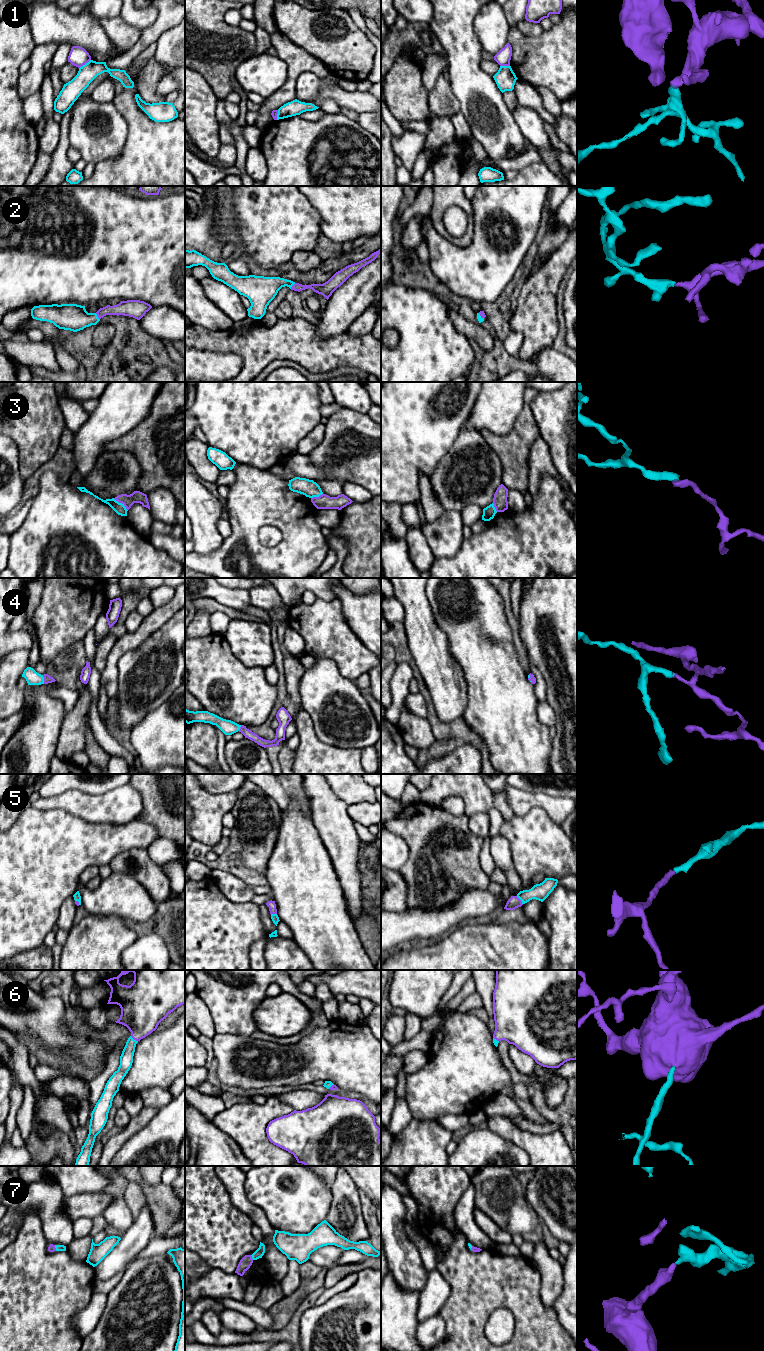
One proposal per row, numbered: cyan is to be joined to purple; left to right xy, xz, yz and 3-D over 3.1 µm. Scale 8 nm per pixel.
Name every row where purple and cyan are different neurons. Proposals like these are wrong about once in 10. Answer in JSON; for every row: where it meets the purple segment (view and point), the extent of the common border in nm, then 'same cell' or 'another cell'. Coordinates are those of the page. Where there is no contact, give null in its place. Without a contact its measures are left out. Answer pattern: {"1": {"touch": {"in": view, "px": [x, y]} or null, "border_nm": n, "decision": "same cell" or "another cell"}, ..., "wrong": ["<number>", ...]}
{"1": {"touch": {"in": "xy", "px": [84, 64]}, "border_nm": 120, "decision": "another cell"}, "2": {"touch": {"in": "xy", "px": [97, 315]}, "border_nm": 70, "decision": "same cell"}, "3": {"touch": {"in": "xy", "px": [121, 502]}, "border_nm": 160, "decision": "another cell"}, "4": {"touch": {"in": "xy", "px": [44, 679]}, "border_nm": 70, "decision": "same cell"}, "5": {"touch": {"in": "yz", "px": [520, 900]}, "border_nm": 90, "decision": "same cell"}, "6": {"touch": {"in": "xy", "px": [134, 1039]}, "border_nm": 80, "decision": "same cell"}, "7": {"touch": {"in": "xz", "px": [251, 1257]}, "border_nm": 50, "decision": "same cell"}, "wrong": ["1", "3"]}

